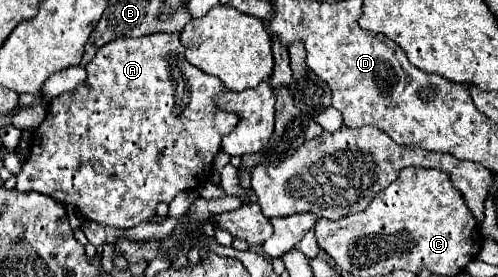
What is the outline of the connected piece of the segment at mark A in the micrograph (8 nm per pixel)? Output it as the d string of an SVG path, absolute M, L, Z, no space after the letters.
M152 33L140 39L116 39L110 41L108 45L100 47L98 53L94 55L94 59L88 63L88 79L76 87L70 93L64 93L56 99L52 99L48 103L48 115L42 121L42 125L32 133L30 139L30 157L26 159L22 173L16 177L16 189L18 191L40 191L44 195L50 195L54 199L58 199L60 203L72 203L82 211L82 217L86 221L94 221L100 225L110 225L110 227L120 227L120 229L130 229L136 227L138 223L144 221L152 221L152 217L156 217L156 207L160 203L170 203L180 191L186 189L196 189L210 180L212 171L212 159L216 157L216 153L220 151L220 141L224 135L232 133L232 129L236 127L236 121L240 121L240 115L218 109L218 97L224 95L228 89L224 87L224 83L220 83L216 77L210 77L206 73L202 73L200 69L192 67L186 57L184 57L184 45L180 41L178 35L168 35L168 33Z

